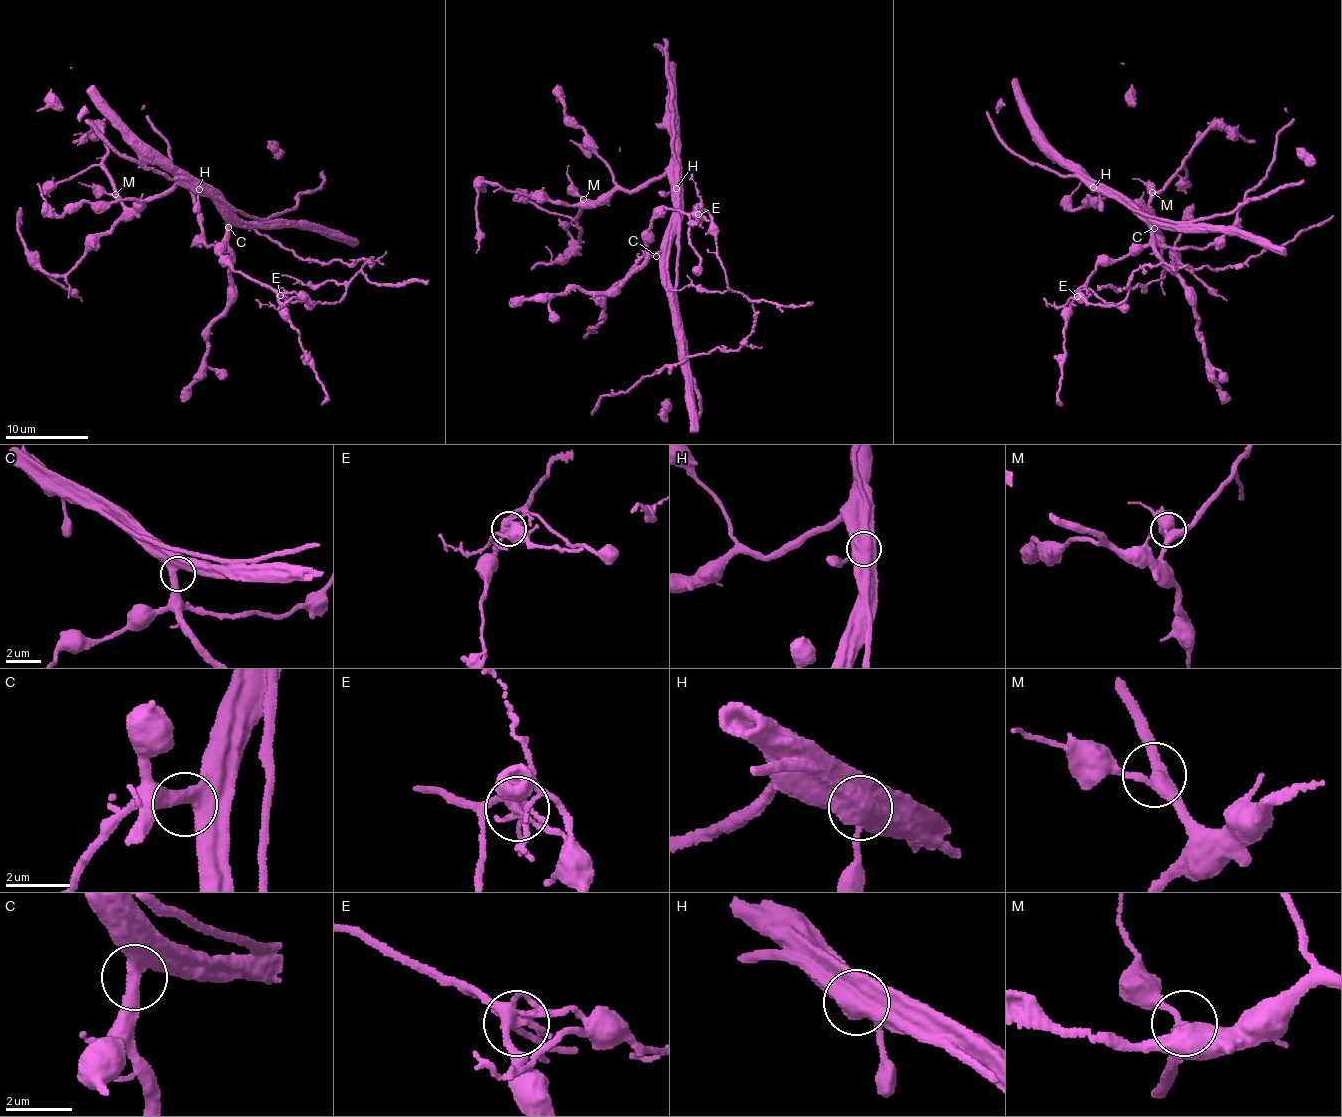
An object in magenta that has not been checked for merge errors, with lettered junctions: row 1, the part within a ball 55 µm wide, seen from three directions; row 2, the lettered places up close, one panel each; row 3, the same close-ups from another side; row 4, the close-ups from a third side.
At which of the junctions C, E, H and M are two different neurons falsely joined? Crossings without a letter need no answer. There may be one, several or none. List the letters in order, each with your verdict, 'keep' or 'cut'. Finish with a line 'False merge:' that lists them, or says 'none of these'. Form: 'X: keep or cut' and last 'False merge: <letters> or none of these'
C: keep
E: cut
H: cut
M: keep
False merge: E, H

